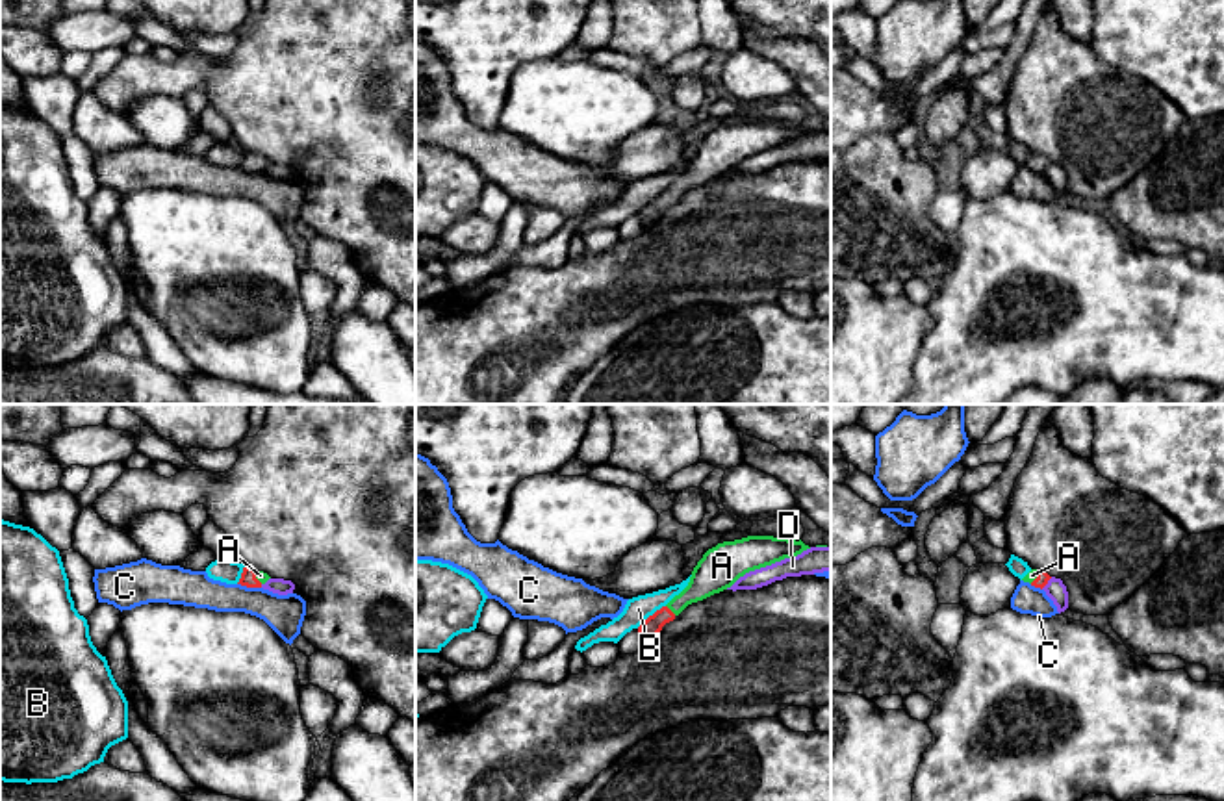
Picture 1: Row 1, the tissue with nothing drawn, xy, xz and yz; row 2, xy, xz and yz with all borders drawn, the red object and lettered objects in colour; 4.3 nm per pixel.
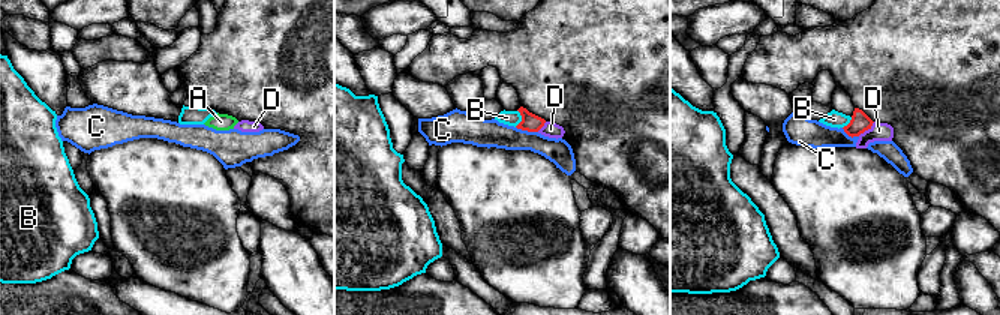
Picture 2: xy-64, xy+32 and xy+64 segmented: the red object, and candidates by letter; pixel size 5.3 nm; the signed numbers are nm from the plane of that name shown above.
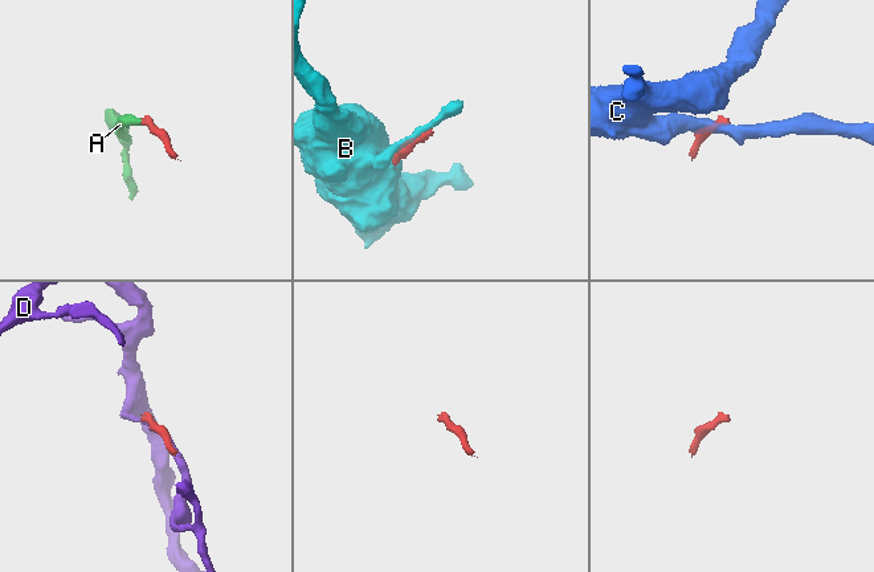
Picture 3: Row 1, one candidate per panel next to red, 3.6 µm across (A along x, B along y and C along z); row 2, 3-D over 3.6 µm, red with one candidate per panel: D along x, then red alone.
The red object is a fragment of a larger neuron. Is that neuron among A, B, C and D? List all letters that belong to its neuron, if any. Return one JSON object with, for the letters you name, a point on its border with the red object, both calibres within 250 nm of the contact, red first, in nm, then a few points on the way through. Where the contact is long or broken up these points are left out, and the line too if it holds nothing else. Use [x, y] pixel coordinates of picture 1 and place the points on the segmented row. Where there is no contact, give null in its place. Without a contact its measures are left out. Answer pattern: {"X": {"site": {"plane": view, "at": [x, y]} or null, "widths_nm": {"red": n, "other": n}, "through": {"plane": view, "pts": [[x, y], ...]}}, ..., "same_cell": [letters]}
{"A": {"site": {"plane": "xz", "at": [670, 610]}, "widths_nm": {"red": 80, "other": 160}, "through": {"plane": "xz", "pts": [[653, 623], [670, 610], [713, 573]]}}, "same_cell": ["A"]}

